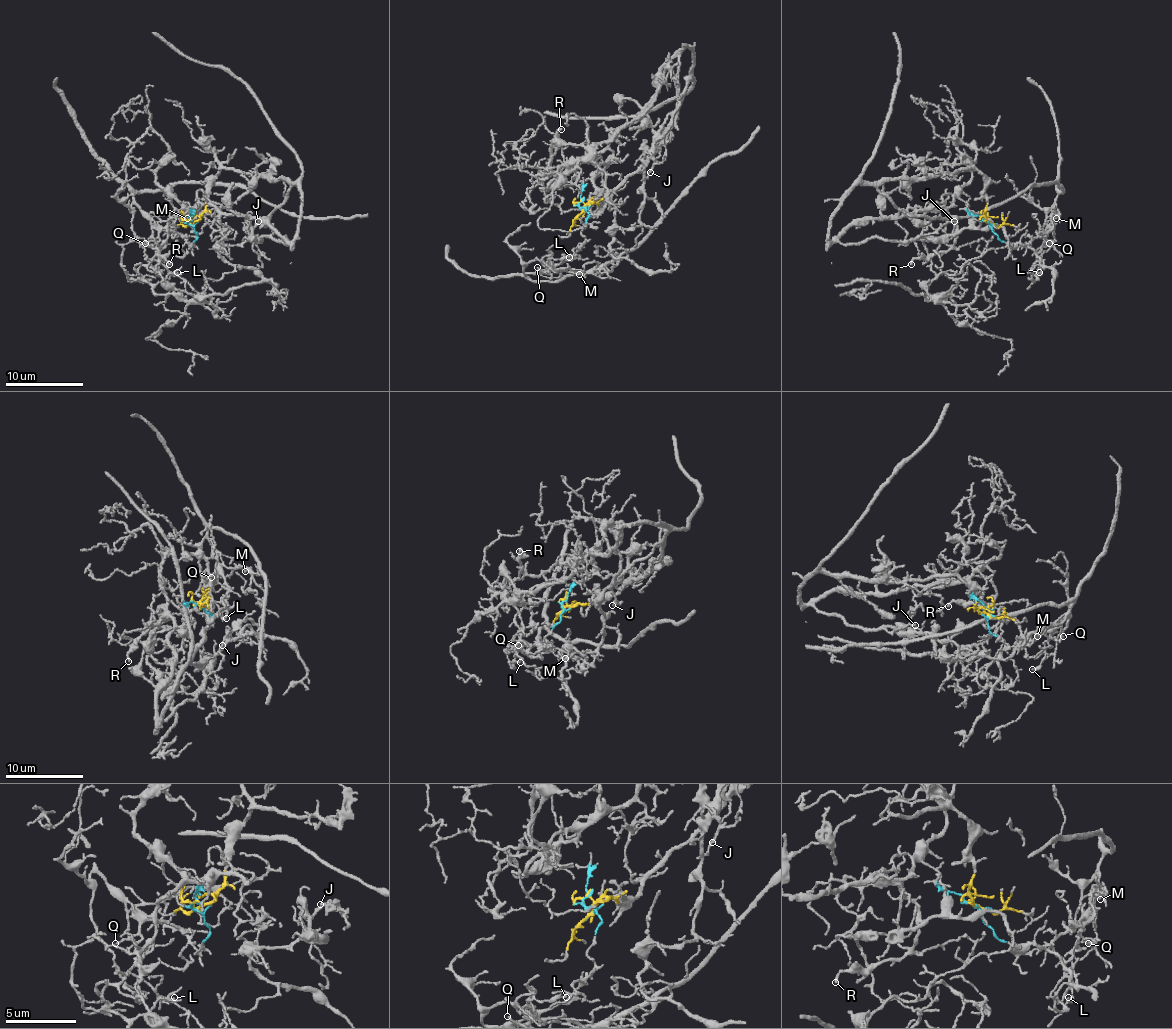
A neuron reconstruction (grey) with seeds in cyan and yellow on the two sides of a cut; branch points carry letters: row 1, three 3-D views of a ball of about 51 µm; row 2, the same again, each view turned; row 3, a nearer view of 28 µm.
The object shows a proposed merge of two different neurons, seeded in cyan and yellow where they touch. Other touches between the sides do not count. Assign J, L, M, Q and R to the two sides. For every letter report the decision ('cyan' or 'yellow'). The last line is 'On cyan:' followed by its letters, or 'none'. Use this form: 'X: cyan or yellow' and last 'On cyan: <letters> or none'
J: yellow
L: cyan
M: cyan
Q: cyan
R: yellow
On cyan: L, M, Q

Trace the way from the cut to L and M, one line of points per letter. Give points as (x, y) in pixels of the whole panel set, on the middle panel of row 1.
L: (581, 206), (588, 218), (581, 232), (585, 244), (571, 259), (553, 265), (549, 253), (555, 259), (569, 257)
M: (581, 206), (588, 214), (581, 232), (585, 244), (575, 255), (594, 261), (596, 265), (579, 275)

